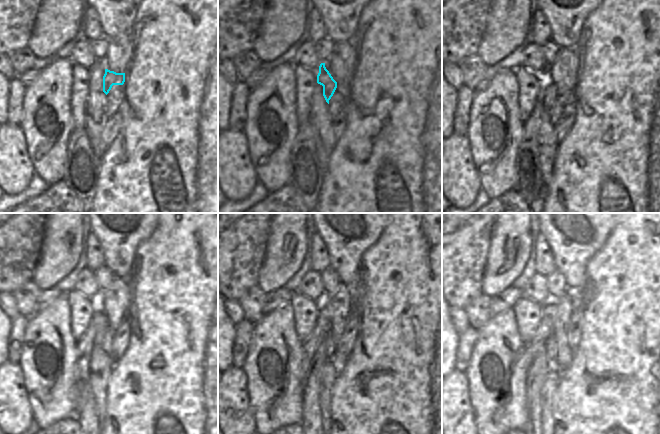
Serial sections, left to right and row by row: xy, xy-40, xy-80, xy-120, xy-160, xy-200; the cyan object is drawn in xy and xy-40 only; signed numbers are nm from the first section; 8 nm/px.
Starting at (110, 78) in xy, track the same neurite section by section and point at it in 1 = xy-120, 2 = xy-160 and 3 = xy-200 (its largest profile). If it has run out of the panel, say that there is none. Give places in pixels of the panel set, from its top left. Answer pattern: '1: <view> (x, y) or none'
1: xy-120 (99, 318)
2: xy-160 (311, 412)
3: xy-200 (540, 366)

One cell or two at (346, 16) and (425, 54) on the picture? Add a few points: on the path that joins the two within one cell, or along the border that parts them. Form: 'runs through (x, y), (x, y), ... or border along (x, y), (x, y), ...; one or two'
border along (363, 10), (355, 35), (350, 40); two

